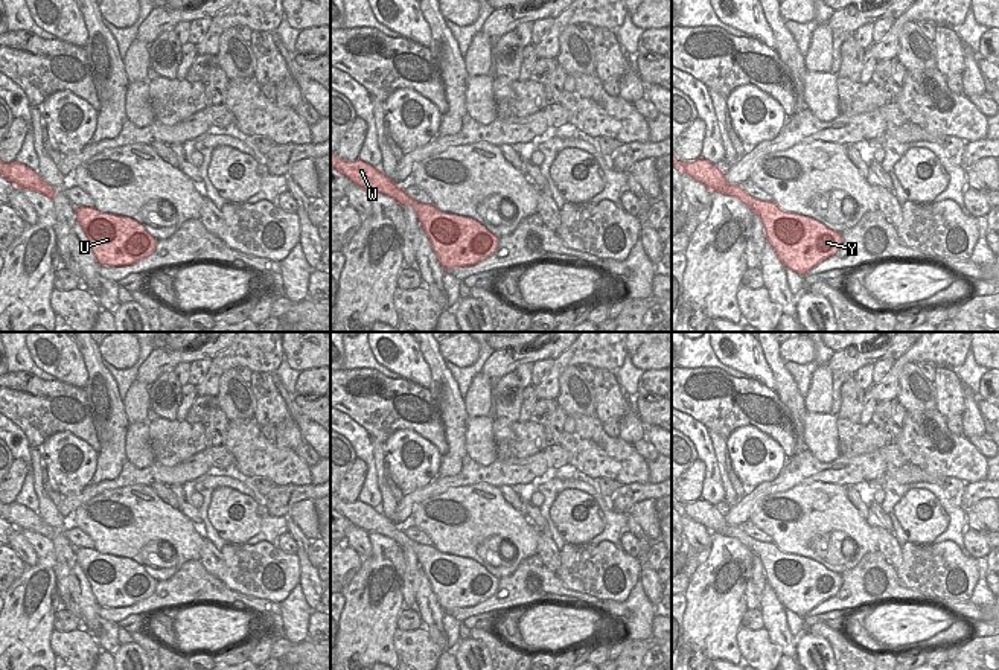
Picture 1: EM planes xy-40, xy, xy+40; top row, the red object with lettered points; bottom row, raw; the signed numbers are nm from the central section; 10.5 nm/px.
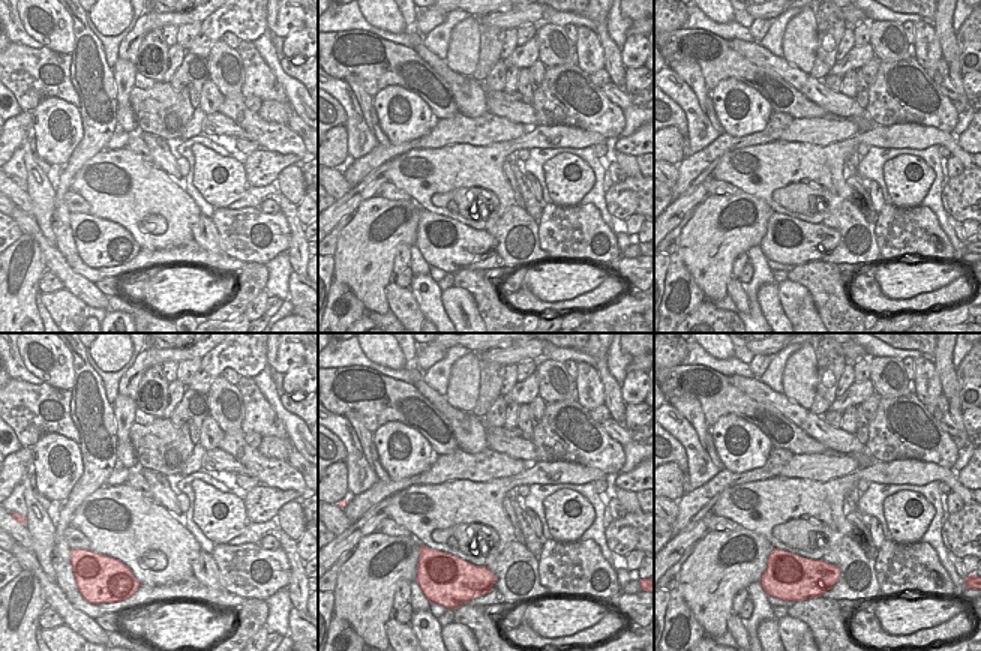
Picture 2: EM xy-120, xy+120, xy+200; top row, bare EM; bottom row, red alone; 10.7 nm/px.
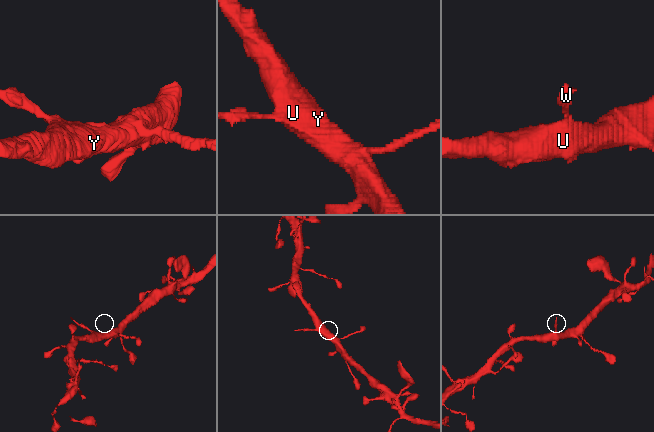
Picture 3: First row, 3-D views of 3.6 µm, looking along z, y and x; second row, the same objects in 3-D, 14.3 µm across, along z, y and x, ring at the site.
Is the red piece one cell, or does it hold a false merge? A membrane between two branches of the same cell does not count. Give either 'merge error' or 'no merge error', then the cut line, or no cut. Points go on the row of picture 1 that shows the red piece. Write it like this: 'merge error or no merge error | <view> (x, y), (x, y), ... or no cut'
no merge error | no cut

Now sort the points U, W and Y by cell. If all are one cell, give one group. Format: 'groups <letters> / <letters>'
groups U W Y

